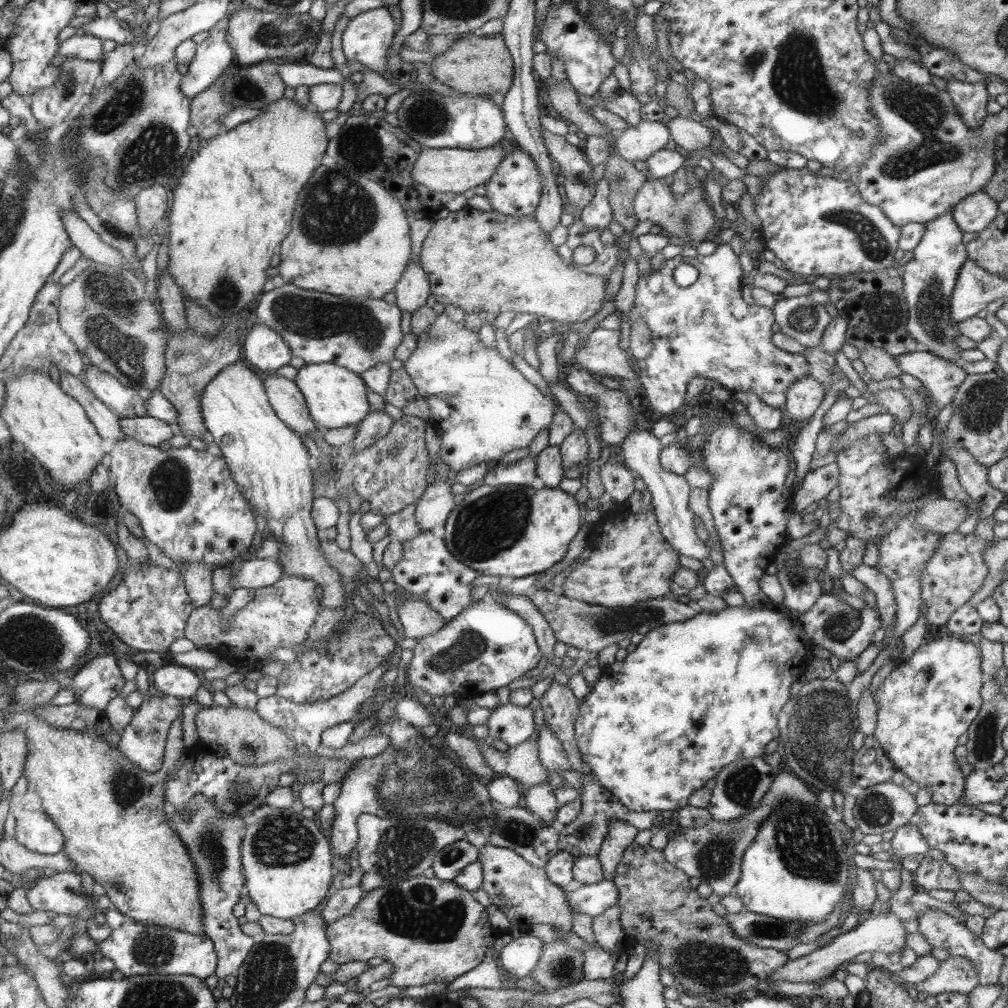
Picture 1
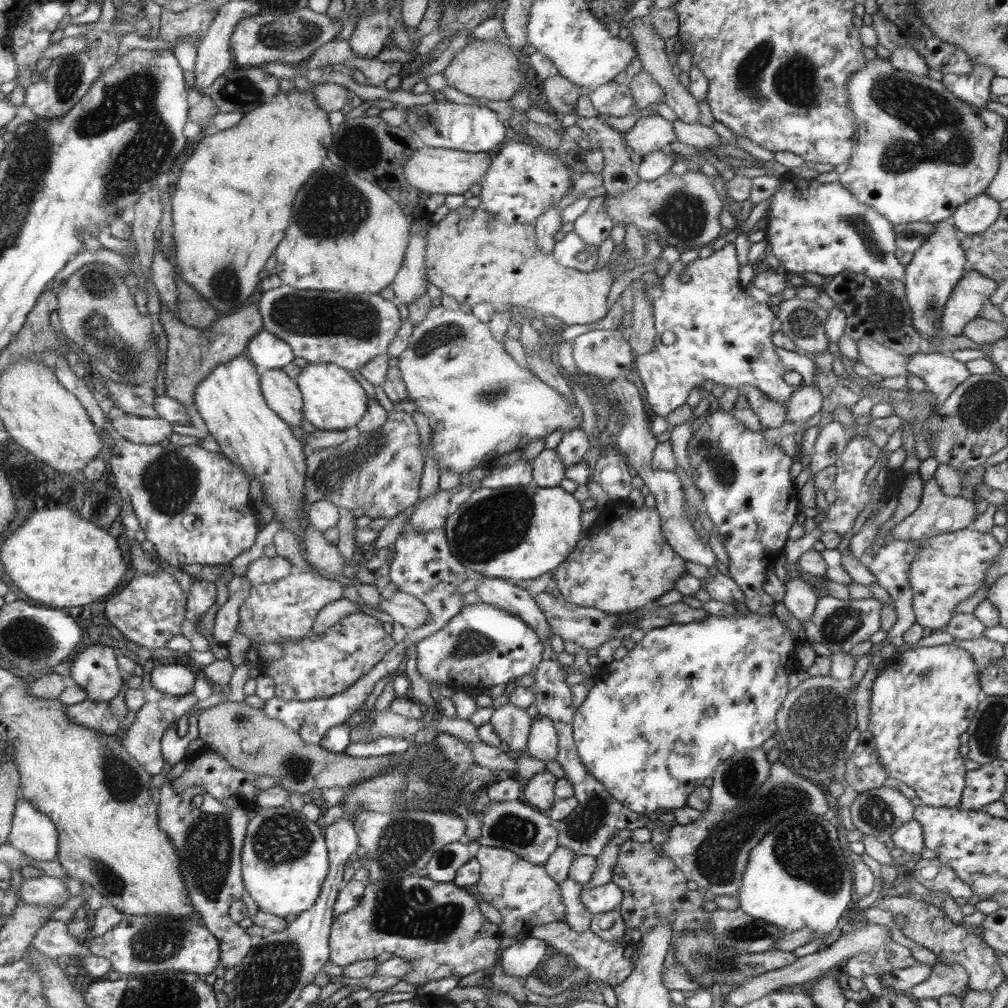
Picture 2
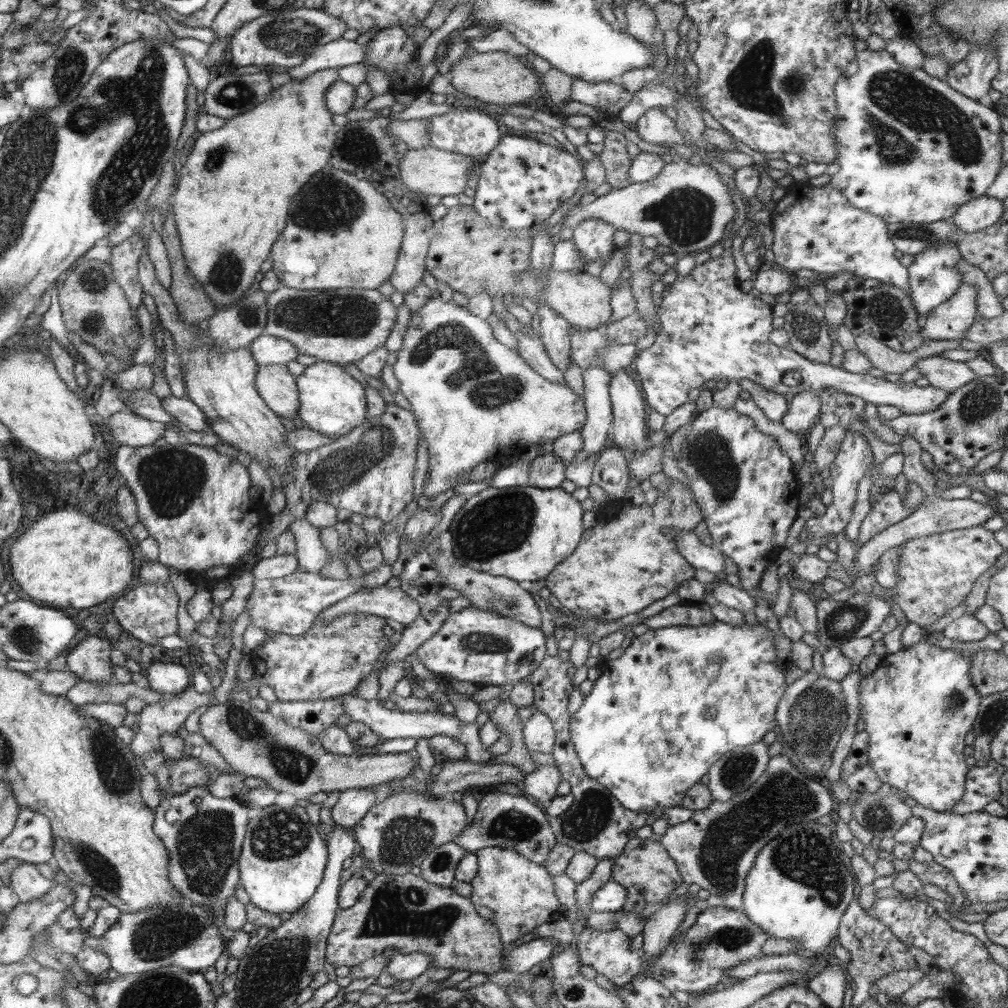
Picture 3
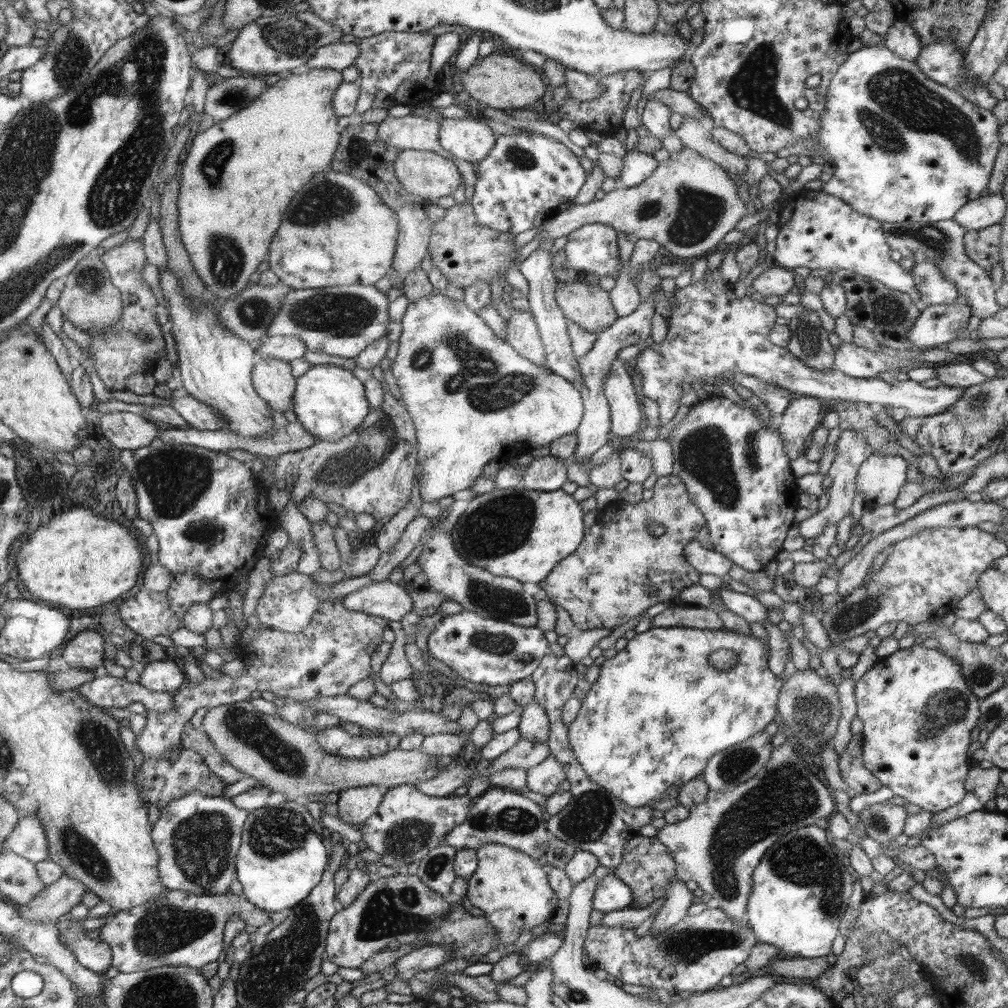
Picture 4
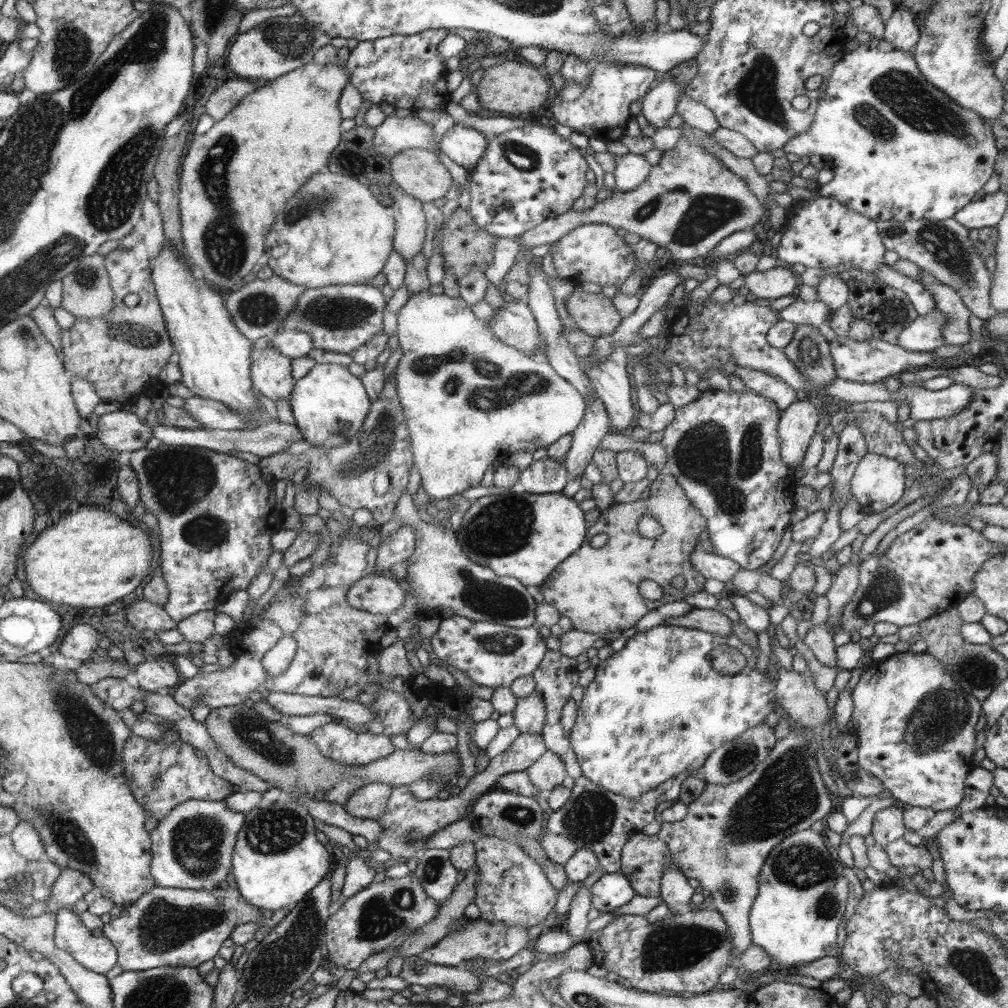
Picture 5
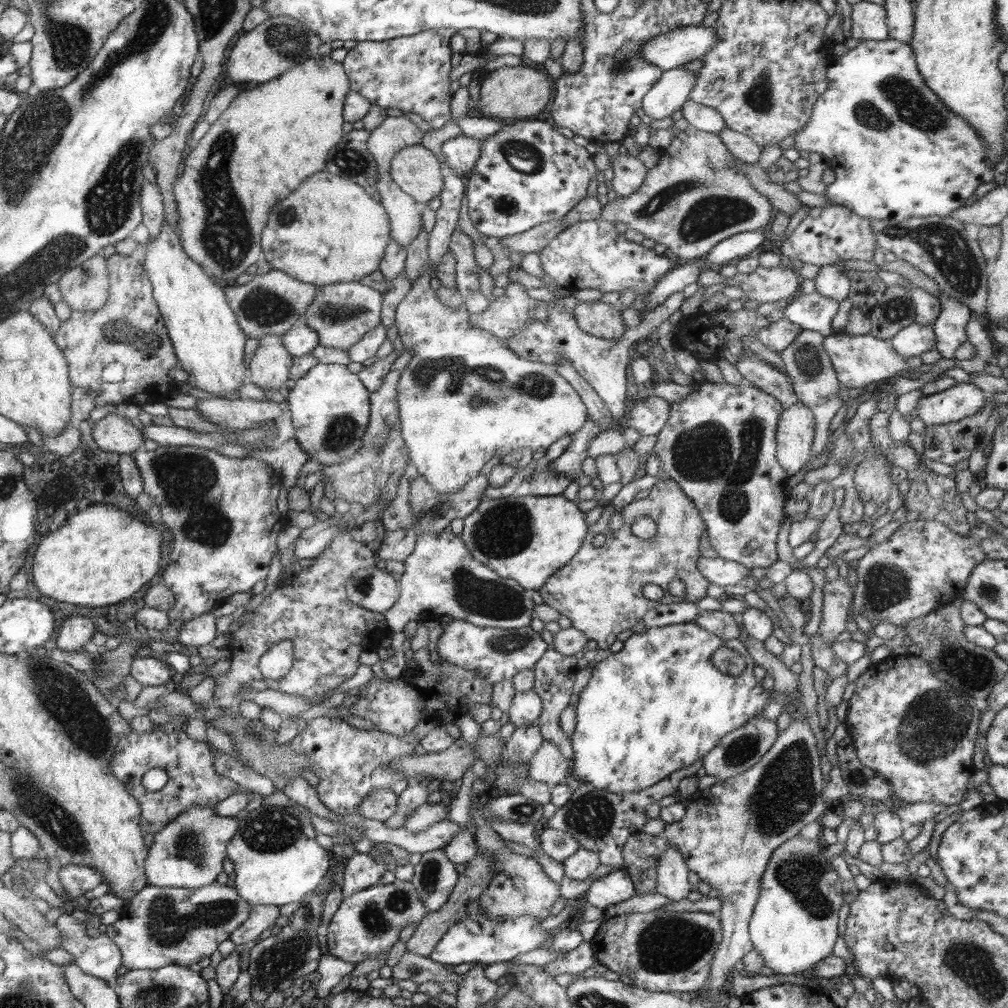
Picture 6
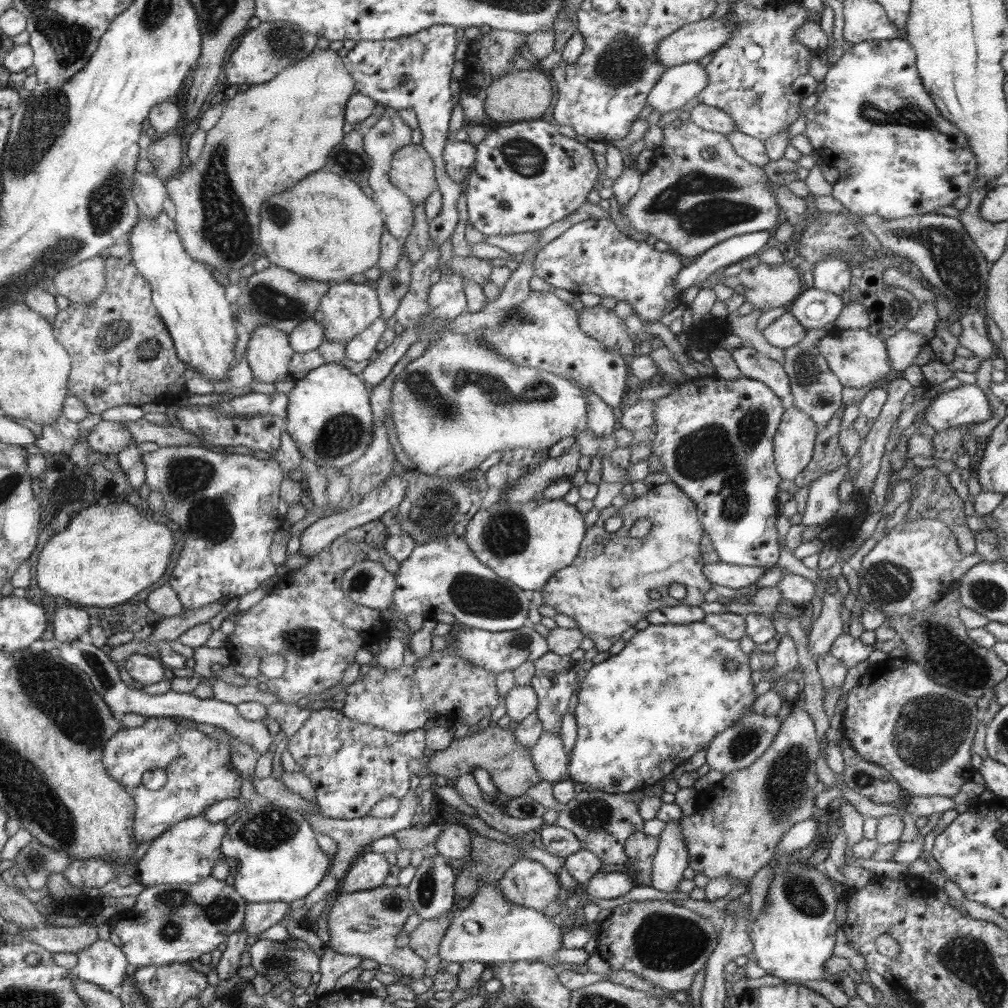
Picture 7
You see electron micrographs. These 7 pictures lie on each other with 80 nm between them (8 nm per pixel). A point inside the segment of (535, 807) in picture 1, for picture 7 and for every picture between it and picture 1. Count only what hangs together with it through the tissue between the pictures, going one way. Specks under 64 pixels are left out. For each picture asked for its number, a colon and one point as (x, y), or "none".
2: (539, 792)
3: (540, 785)
4: (546, 778)
5: (548, 772)
6: (549, 765)
7: (549, 753)

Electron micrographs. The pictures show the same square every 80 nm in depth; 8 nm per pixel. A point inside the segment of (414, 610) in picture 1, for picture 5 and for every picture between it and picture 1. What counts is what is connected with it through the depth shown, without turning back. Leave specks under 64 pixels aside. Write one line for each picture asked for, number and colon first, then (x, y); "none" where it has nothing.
2: (411, 612)
3: (394, 603)
4: (382, 598)
5: (375, 593)

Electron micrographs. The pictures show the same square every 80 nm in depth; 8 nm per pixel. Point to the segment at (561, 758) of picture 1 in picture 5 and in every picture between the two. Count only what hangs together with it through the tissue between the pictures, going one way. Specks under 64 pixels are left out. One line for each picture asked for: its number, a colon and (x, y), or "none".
2: (542, 744)
3: (539, 732)
4: (534, 726)
5: (529, 714)

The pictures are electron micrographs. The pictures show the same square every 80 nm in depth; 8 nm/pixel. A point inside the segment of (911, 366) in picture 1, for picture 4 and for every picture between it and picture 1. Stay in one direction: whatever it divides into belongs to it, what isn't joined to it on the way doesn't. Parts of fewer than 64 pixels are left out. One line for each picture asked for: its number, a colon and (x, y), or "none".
2: (942, 373)
3: (942, 373)
4: (960, 374)

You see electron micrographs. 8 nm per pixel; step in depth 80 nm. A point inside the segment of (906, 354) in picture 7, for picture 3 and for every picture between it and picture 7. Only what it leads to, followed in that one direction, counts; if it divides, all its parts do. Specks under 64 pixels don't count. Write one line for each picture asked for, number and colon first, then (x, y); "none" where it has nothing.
3: (950, 321)
4: (936, 325)
5: (925, 333)
6: (915, 339)

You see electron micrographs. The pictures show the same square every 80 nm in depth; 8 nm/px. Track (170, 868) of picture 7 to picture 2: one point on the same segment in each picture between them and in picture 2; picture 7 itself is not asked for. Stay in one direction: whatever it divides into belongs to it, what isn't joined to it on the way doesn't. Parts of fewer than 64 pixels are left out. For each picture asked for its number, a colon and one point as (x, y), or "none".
2: (209, 839)
3: (204, 841)
4: (197, 837)
5: (192, 847)
6: (190, 852)

